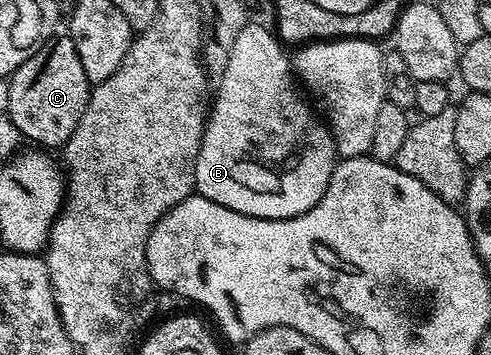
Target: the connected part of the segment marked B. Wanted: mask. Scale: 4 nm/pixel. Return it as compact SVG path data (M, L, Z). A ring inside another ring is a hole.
M247 21L244 29L240 29L240 37L236 37L236 45L232 45L228 69L224 69L222 78L216 83L218 100L215 103L213 100L206 128L202 130L194 189L208 201L223 203L228 209L248 217L291 219L312 209L312 205L324 197L324 189L328 189L328 181L339 154L329 126L319 118L309 102L306 104L298 96L295 76L288 70L287 64L286 67L282 64L287 48L277 34L267 27Z

